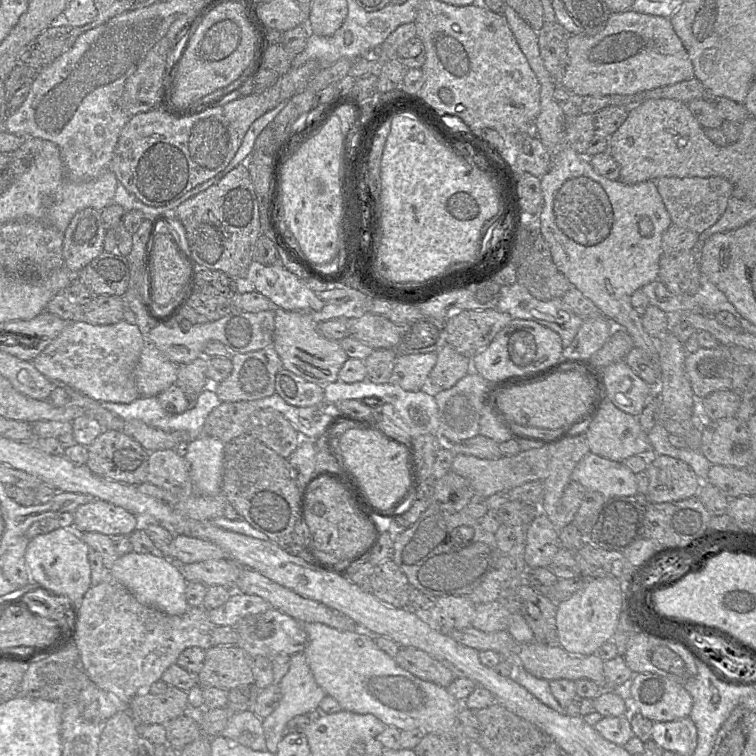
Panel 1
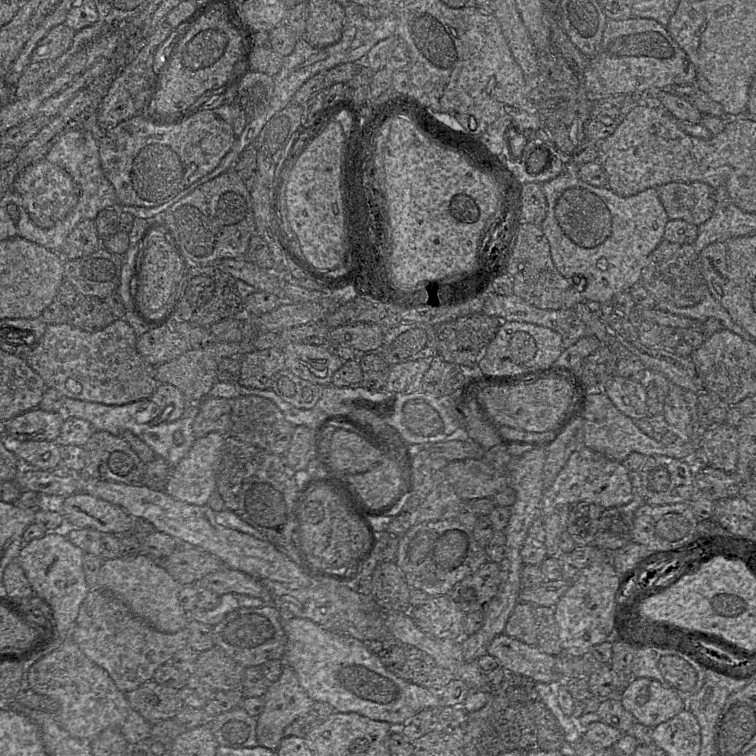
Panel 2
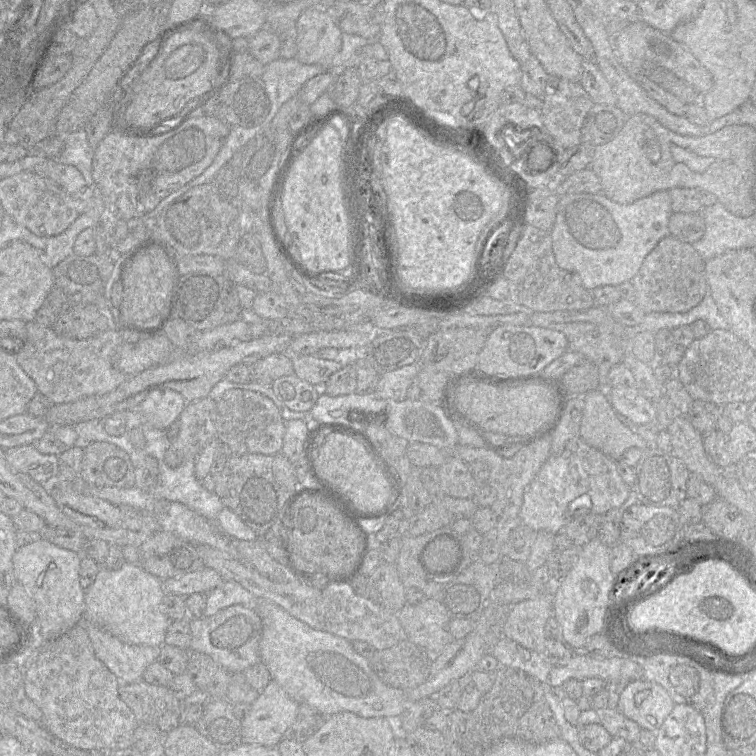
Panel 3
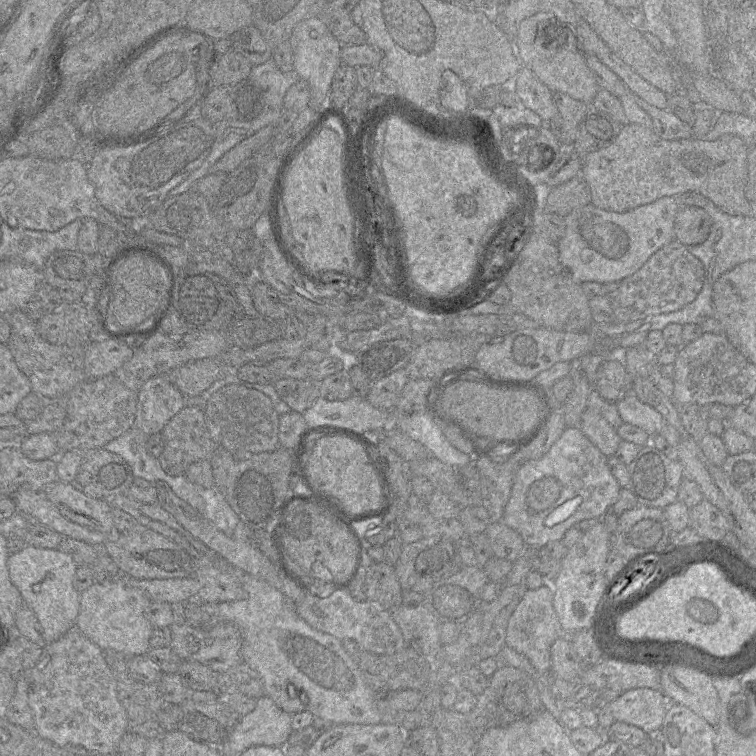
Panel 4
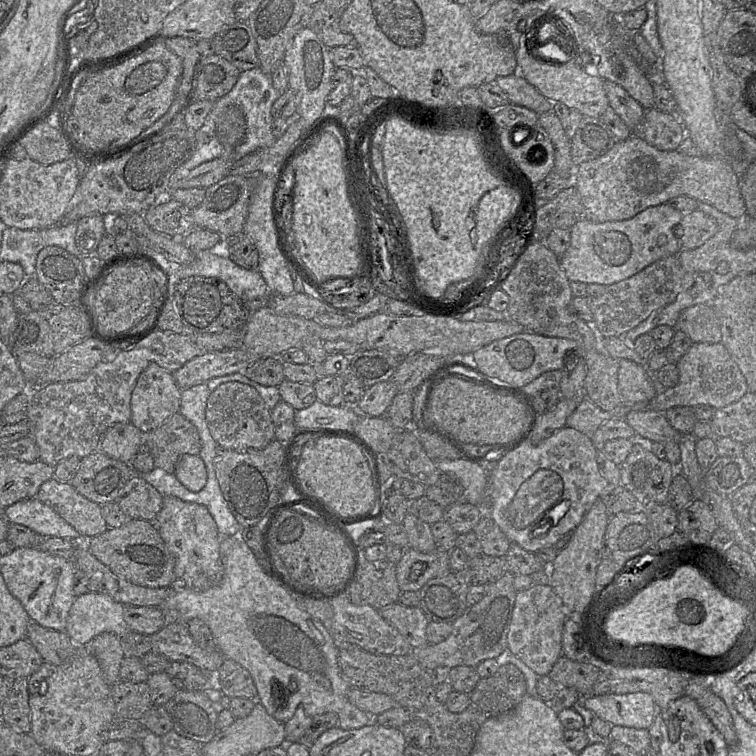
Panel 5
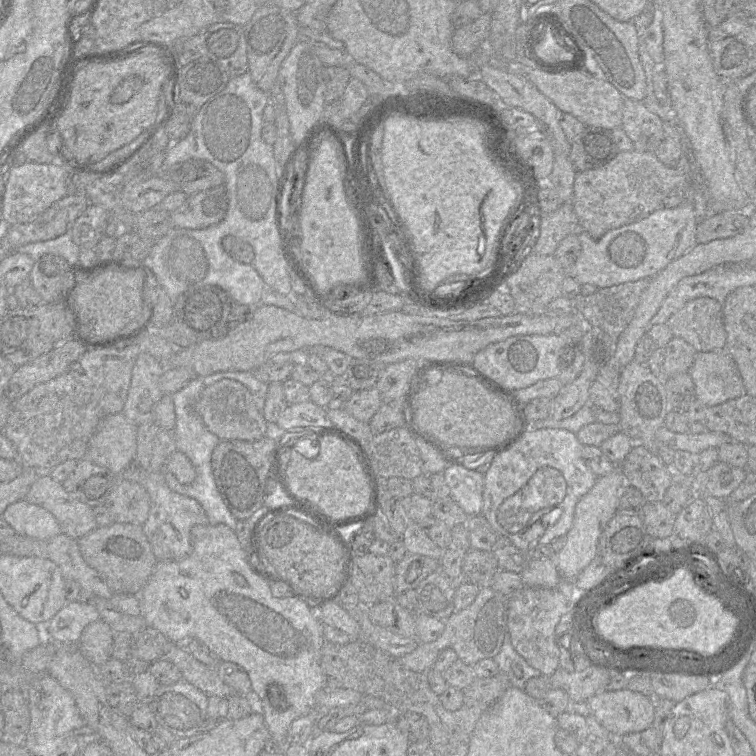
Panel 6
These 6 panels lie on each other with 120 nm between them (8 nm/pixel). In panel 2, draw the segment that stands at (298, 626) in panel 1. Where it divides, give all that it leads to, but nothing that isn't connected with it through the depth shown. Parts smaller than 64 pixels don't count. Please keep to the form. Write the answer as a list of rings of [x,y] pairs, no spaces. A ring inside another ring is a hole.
[[[272,603],[259,608],[236,609],[212,628],[215,647],[222,649],[245,669],[283,658],[287,642],[283,629],[283,613]]]

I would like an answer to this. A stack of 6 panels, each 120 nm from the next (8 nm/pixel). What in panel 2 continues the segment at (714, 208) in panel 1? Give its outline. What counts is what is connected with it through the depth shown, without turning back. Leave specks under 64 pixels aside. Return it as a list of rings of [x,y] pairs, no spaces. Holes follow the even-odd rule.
[[[669,182],[657,187],[669,220],[683,220],[700,226],[713,213],[716,201],[712,198],[714,188],[706,183]]]

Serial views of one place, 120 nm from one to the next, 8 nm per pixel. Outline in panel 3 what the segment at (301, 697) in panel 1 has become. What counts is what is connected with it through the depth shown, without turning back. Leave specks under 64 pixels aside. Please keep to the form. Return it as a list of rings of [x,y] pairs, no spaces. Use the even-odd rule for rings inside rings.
[[[271,680],[241,720],[242,744],[278,746],[288,728],[297,720],[298,709],[299,704]]]

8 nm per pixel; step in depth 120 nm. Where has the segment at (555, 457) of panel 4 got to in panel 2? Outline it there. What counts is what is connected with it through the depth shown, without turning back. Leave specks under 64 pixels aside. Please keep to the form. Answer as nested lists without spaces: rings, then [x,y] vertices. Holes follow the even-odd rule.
[[[581,446],[571,454],[553,484],[544,489],[541,515],[552,514],[563,506],[573,506],[579,502],[595,503],[603,509],[625,505],[635,496],[635,489],[630,482],[628,472],[620,462]]]

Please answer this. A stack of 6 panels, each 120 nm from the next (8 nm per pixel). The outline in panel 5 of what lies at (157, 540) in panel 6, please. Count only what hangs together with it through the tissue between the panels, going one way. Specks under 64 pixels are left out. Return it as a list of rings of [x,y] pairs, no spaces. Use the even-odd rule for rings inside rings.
[[[164,496],[162,508],[153,523],[174,559],[175,584],[206,591],[220,583],[224,574],[220,554],[222,536],[204,505]]]

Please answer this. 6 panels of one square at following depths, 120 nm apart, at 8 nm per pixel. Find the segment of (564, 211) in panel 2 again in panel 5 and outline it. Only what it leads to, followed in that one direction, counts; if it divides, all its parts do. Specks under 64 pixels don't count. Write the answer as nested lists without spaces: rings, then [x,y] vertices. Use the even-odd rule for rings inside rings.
[[[662,203],[625,220],[593,222],[582,218],[570,228],[570,244],[560,257],[561,268],[569,282],[608,286],[625,280],[657,260],[682,250],[675,229],[683,216],[684,213],[671,203]]]

